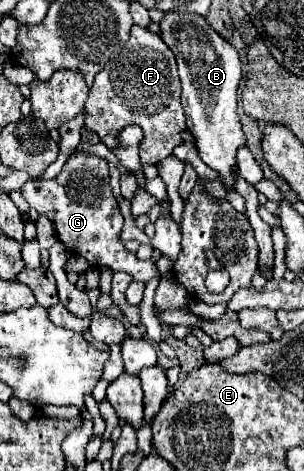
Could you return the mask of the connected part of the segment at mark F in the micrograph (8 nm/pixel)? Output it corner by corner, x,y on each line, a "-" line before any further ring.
135,24
123,54
119,54
117,60
107,62
107,66
95,76
89,98
83,106
85,128
95,132
111,150
117,144
117,134
125,126
139,124
143,128
143,140
139,146
141,164
157,164
161,158
167,158
179,142
183,142
183,132
187,130
179,96
181,84
173,52
161,36

